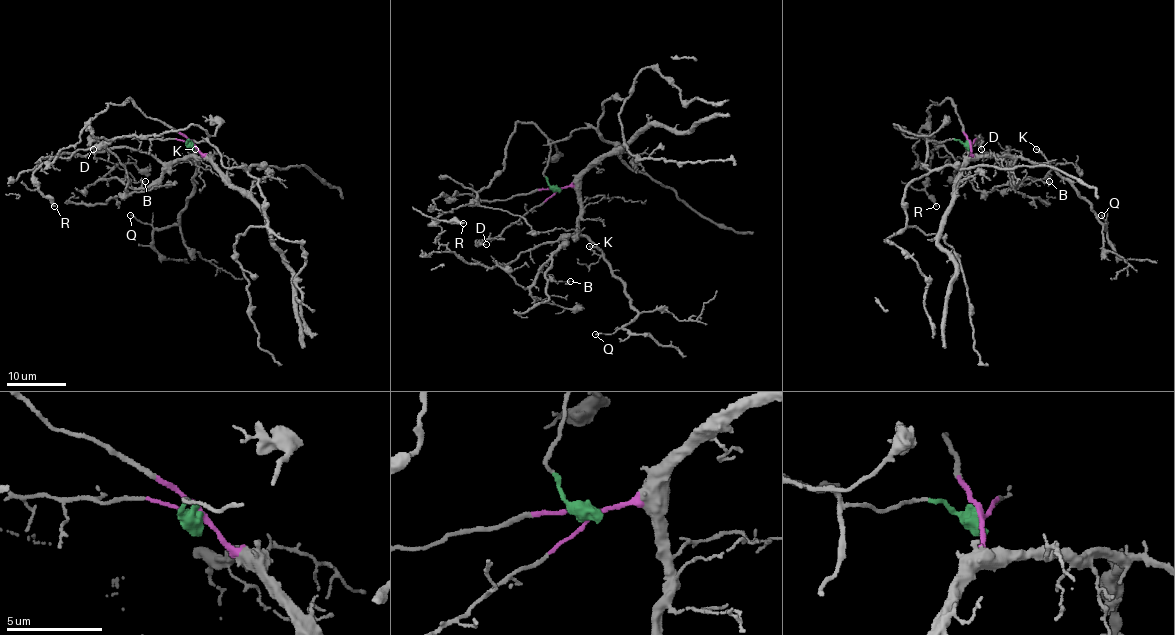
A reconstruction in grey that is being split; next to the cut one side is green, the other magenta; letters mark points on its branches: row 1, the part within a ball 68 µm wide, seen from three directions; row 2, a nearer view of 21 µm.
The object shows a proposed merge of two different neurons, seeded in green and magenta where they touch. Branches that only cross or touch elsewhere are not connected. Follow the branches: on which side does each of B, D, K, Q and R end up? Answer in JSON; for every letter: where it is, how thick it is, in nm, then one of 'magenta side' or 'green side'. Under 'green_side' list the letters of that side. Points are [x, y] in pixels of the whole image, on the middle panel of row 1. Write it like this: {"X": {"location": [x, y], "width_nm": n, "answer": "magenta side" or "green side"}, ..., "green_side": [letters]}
{"B": {"location": [570, 281], "width_nm": 160, "answer": "magenta side"}, "D": {"location": [486, 244], "width_nm": 150, "answer": "magenta side"}, "K": {"location": [589, 246], "width_nm": 180, "answer": "magenta side"}, "Q": {"location": [595, 334], "width_nm": 140, "answer": "magenta side"}, "R": {"location": [463, 223], "width_nm": 220, "answer": "green side"}, "green_side": ["R"]}

